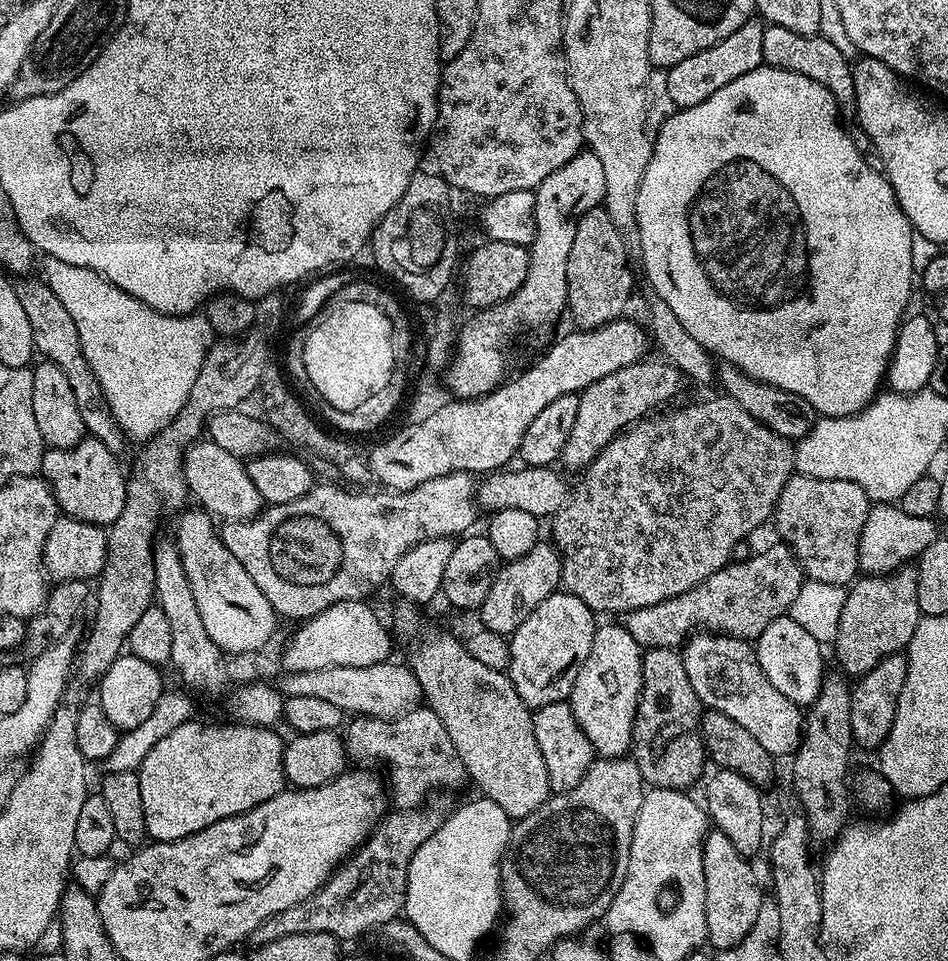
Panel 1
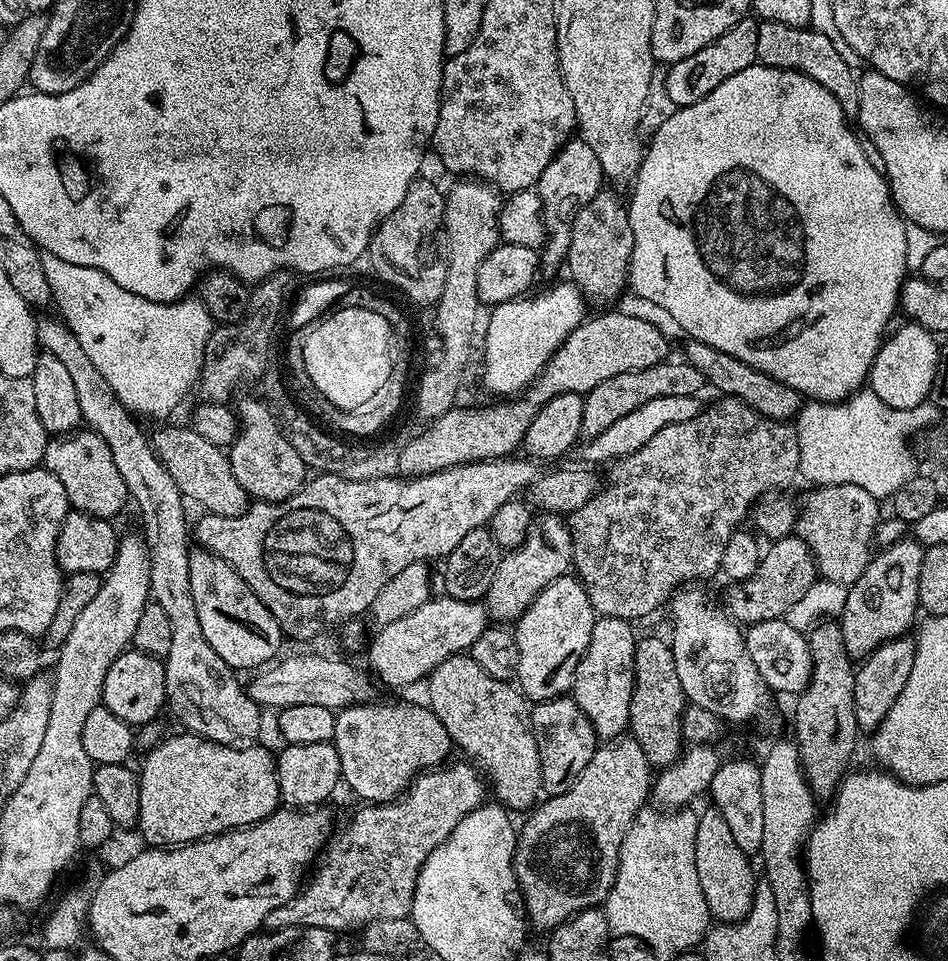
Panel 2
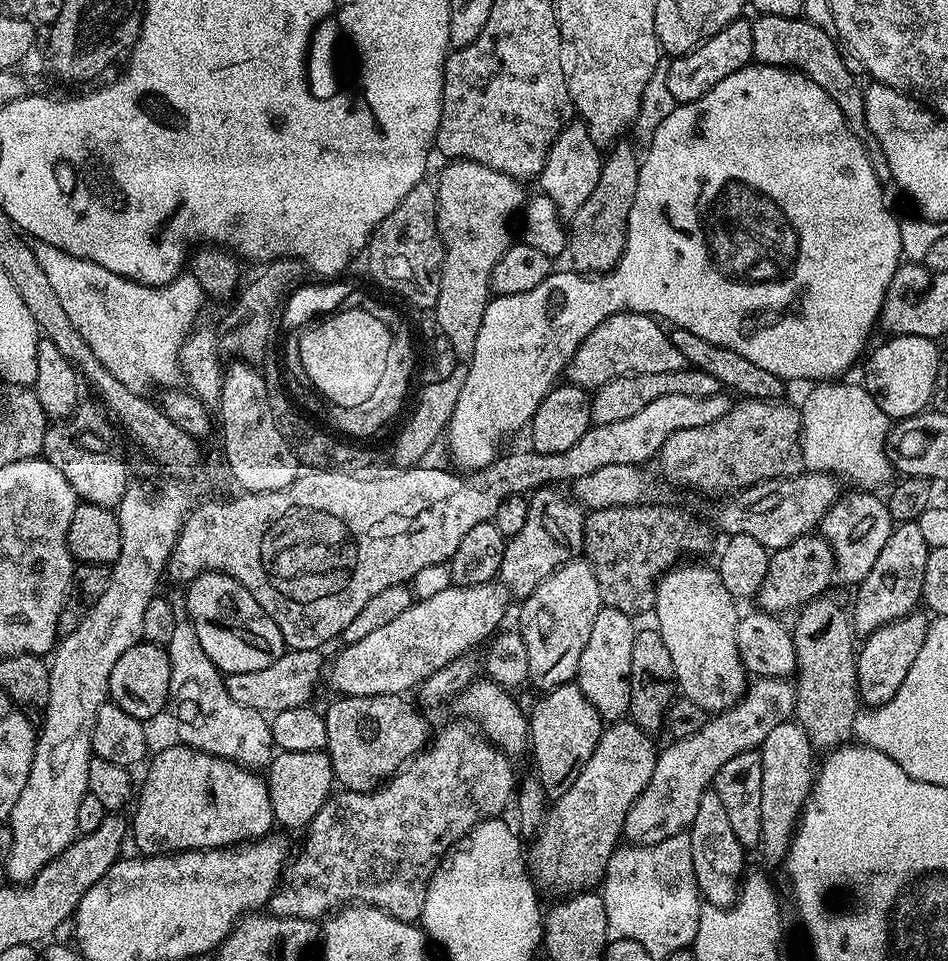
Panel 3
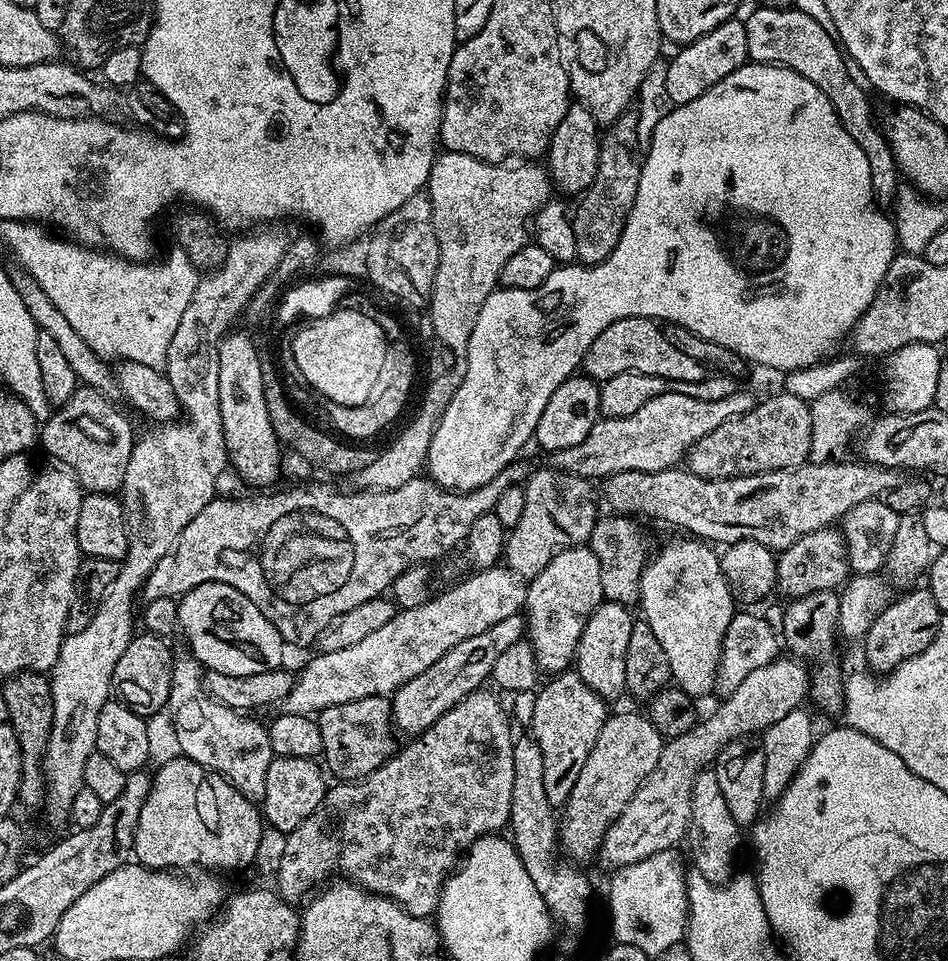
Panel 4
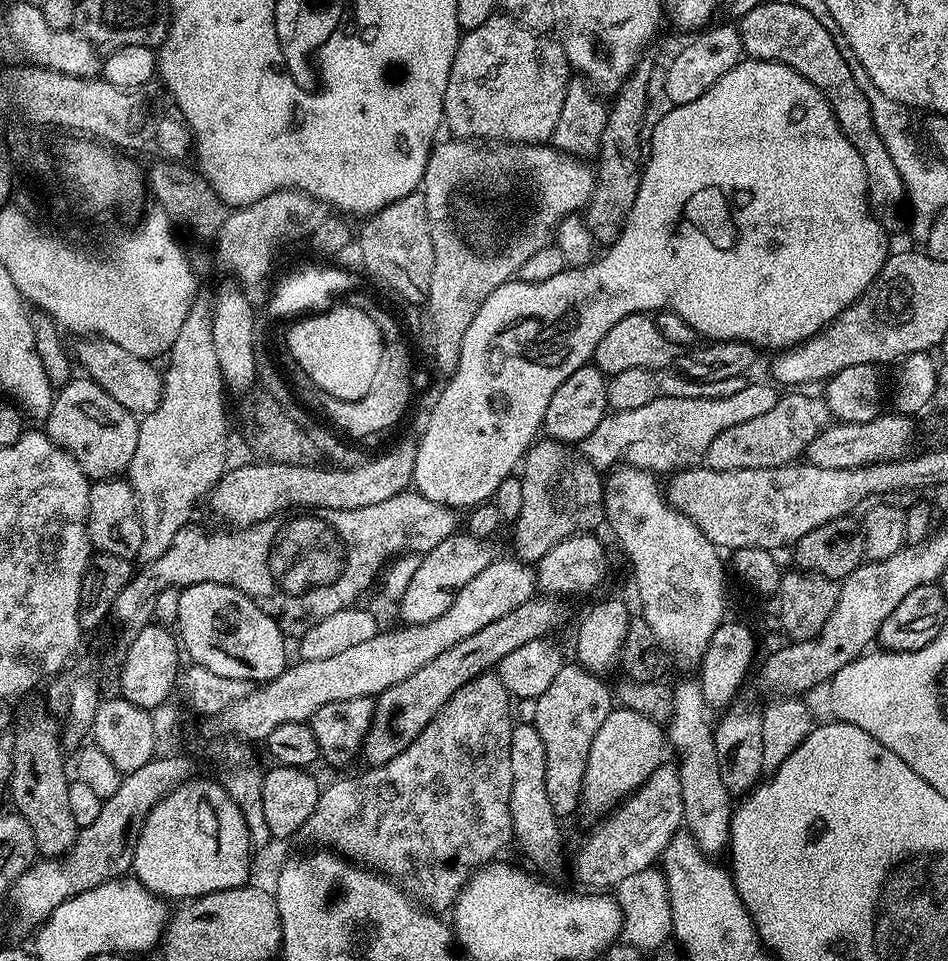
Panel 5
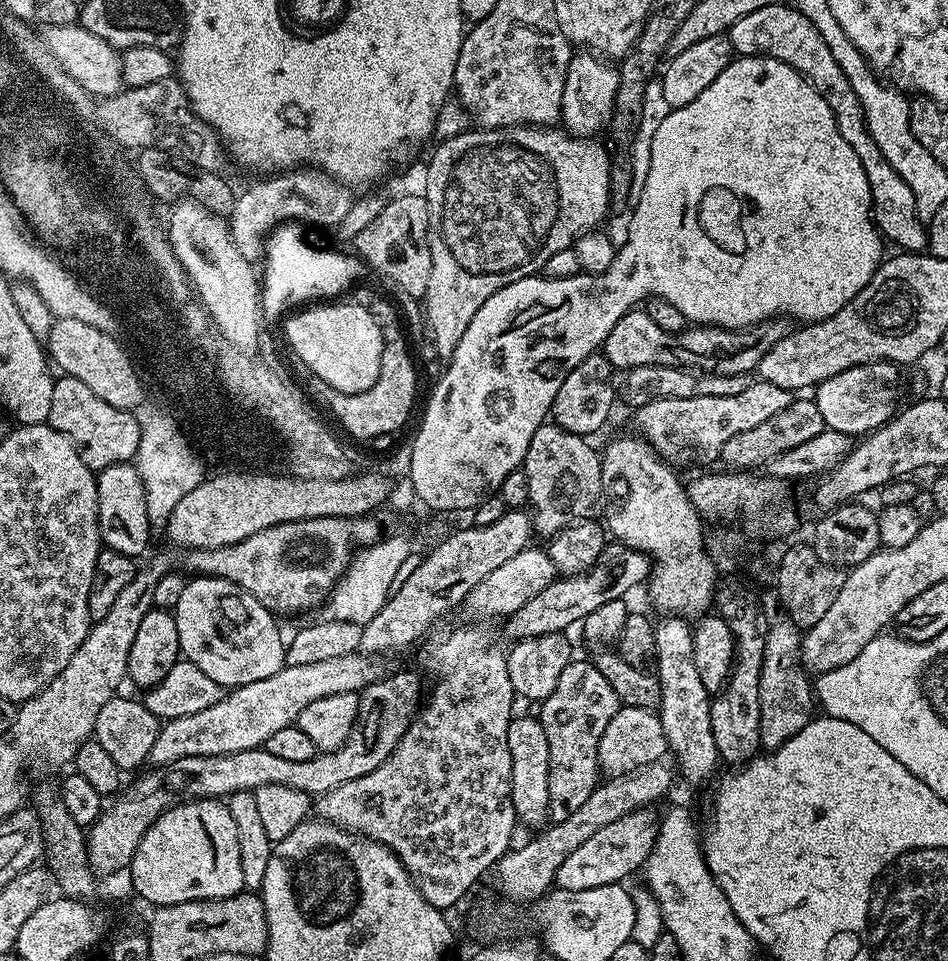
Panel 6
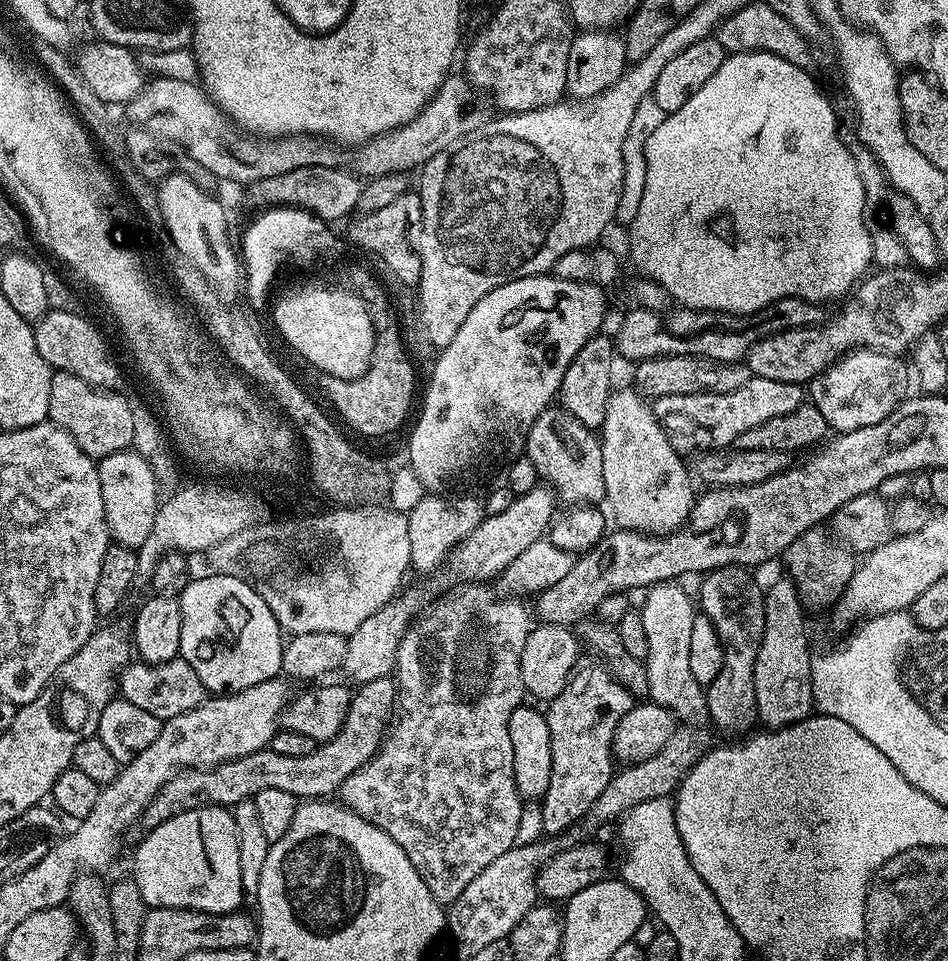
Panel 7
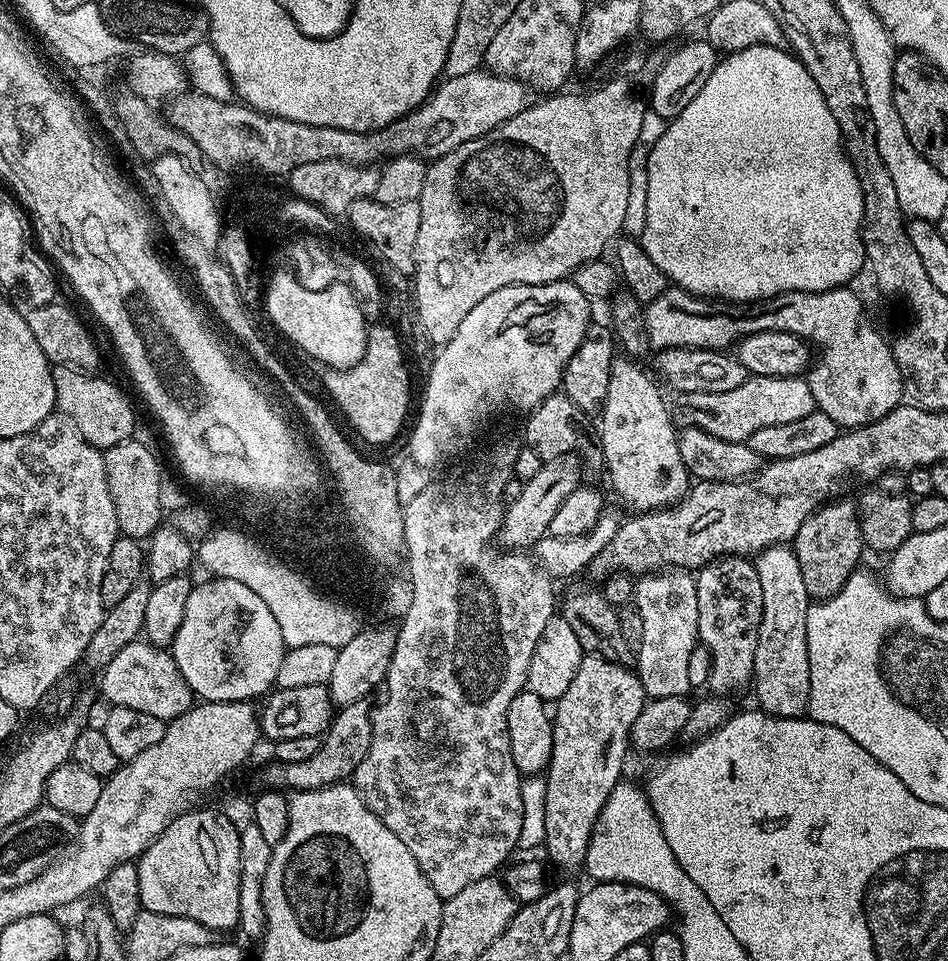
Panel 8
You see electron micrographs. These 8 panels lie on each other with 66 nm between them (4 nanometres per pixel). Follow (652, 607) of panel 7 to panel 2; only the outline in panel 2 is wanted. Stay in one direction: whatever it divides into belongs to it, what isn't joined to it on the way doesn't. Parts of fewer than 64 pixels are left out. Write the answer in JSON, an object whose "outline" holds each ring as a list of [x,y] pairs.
{"outline":[[[715,806],[698,815],[698,838],[694,838],[694,866],[698,866],[698,883],[708,903],[708,915],[721,924],[737,924],[752,905],[758,876],[752,873],[753,861],[738,846],[726,818]]]}

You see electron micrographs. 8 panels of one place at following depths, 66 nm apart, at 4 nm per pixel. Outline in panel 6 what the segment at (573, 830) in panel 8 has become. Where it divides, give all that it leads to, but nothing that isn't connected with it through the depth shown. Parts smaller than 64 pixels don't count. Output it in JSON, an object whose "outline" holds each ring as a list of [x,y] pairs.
{"outline":[[[572,659],[562,670],[554,694],[539,705],[538,719],[550,745],[550,806],[549,817],[553,821],[565,820],[579,810],[582,802],[601,783],[602,773],[598,762],[598,742],[610,718],[622,707],[618,694],[614,694],[610,682],[602,678],[602,673],[592,665],[591,659]]]}

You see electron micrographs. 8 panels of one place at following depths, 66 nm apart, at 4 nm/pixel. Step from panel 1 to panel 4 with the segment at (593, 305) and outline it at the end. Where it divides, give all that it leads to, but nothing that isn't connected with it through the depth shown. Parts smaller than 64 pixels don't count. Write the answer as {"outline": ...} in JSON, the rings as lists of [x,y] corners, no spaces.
{"outline":[[[636,110],[623,112],[613,124],[607,125],[603,129],[600,137],[600,149],[598,150],[598,170],[594,174],[594,182],[579,197],[580,205],[574,208],[572,212],[574,242],[578,245],[576,260],[581,265],[601,264],[618,246],[618,238],[622,238],[622,230],[626,226],[628,215],[638,194],[638,178],[640,177],[642,156],[639,151],[636,153],[636,143],[640,140],[640,131],[642,131],[640,114]]]}

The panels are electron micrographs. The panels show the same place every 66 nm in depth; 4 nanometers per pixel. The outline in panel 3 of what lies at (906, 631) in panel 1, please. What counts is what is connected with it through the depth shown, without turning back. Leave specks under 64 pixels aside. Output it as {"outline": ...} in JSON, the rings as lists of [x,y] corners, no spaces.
{"outline":[[[917,521],[897,523],[893,527],[886,546],[874,562],[873,569],[862,583],[855,587],[856,596],[850,619],[853,631],[857,635],[868,635],[890,621],[902,618],[917,609],[922,600],[922,581],[930,552],[931,548]]]}

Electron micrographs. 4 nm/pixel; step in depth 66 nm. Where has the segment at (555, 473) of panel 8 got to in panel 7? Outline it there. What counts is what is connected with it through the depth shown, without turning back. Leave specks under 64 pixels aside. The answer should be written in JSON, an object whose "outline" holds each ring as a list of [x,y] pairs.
{"outline":[[[538,486],[526,495],[512,499],[502,514],[485,515],[480,525],[448,553],[446,568],[448,567],[449,574],[456,582],[486,582],[490,576],[499,577],[506,566],[518,558],[518,554],[524,553],[533,542],[545,539],[557,511],[556,504],[558,505],[558,500],[552,489]]]}

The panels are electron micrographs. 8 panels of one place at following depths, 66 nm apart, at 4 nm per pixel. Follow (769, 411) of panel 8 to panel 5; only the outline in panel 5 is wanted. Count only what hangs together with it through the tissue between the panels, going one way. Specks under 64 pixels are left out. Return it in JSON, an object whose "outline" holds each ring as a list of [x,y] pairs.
{"outline":[[[749,382],[746,390],[738,390],[738,394],[730,394],[730,398],[663,396],[654,402],[646,402],[646,406],[638,406],[638,410],[609,411],[602,422],[598,422],[597,428],[580,441],[579,455],[601,470],[624,465],[653,474],[671,474],[699,465],[722,430],[730,430],[730,426],[738,426],[738,422],[750,422],[750,418],[774,410],[778,392],[771,383],[768,384]]]}

